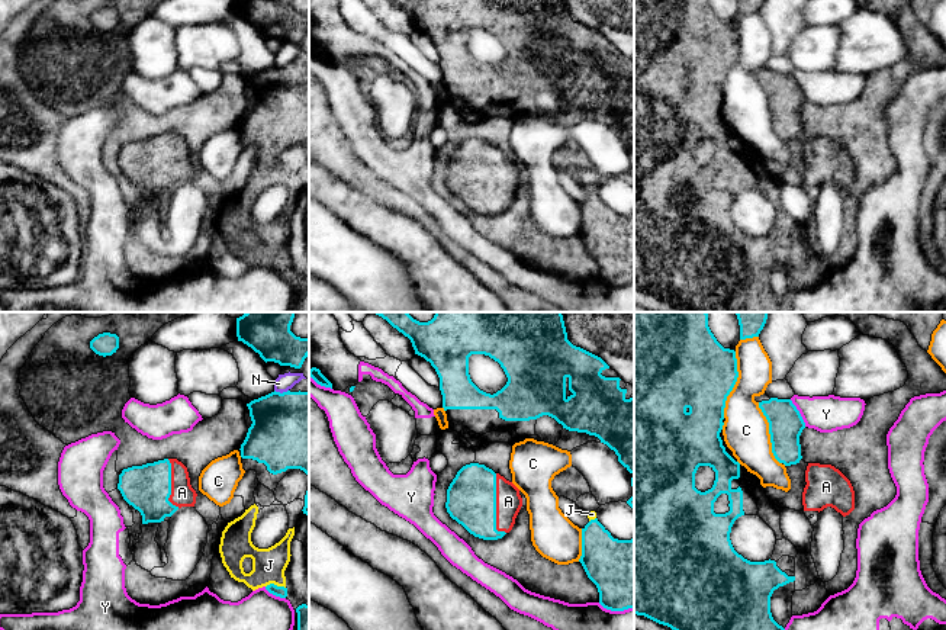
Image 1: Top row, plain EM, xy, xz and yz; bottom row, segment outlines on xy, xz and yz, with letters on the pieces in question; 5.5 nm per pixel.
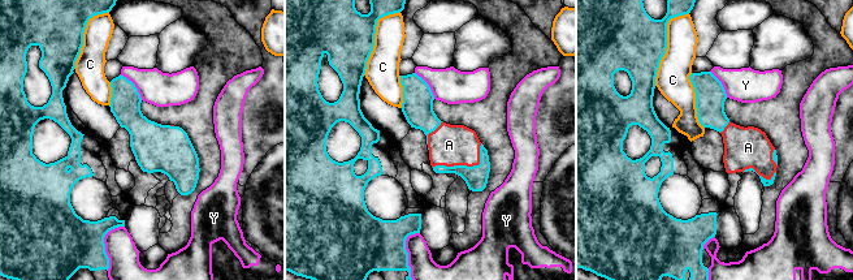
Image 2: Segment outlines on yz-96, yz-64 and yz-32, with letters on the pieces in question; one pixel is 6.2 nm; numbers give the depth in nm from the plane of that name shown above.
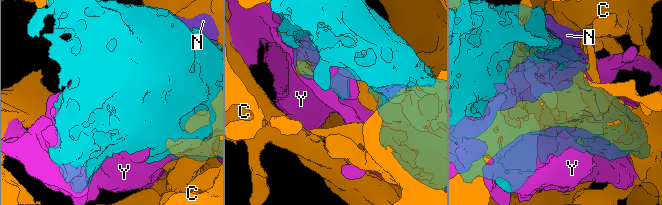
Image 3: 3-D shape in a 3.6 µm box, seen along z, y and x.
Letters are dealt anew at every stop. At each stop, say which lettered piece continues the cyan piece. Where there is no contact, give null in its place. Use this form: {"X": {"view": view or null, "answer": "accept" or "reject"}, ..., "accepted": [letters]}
{"A": {"view": "xz", "answer": "accept"}, "C": {"view": "yz", "answer": "reject"}, "J": {"view": "xy", "answer": "accept"}, "N": {"view": "xy", "answer": "reject"}, "Y": {"view": "yz", "answer": "reject"}, "accepted": ["A", "J"]}

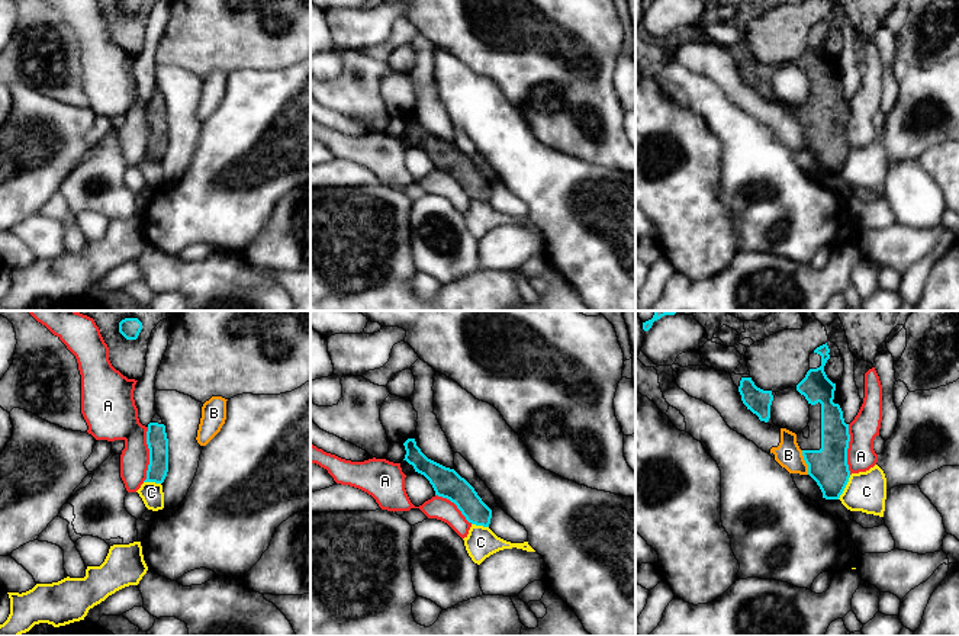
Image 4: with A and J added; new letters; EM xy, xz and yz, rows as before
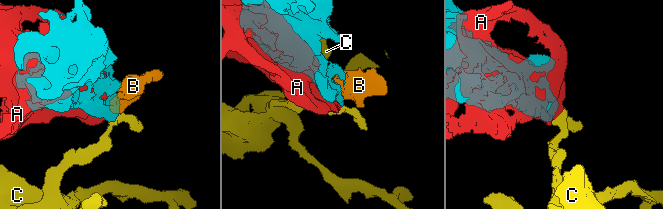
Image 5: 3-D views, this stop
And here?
{"A": {"view": "xy", "answer": "reject"}, "B": {"view": "yz", "answer": "reject"}, "C": {"view": "yz", "answer": "reject"}, "accepted": []}

